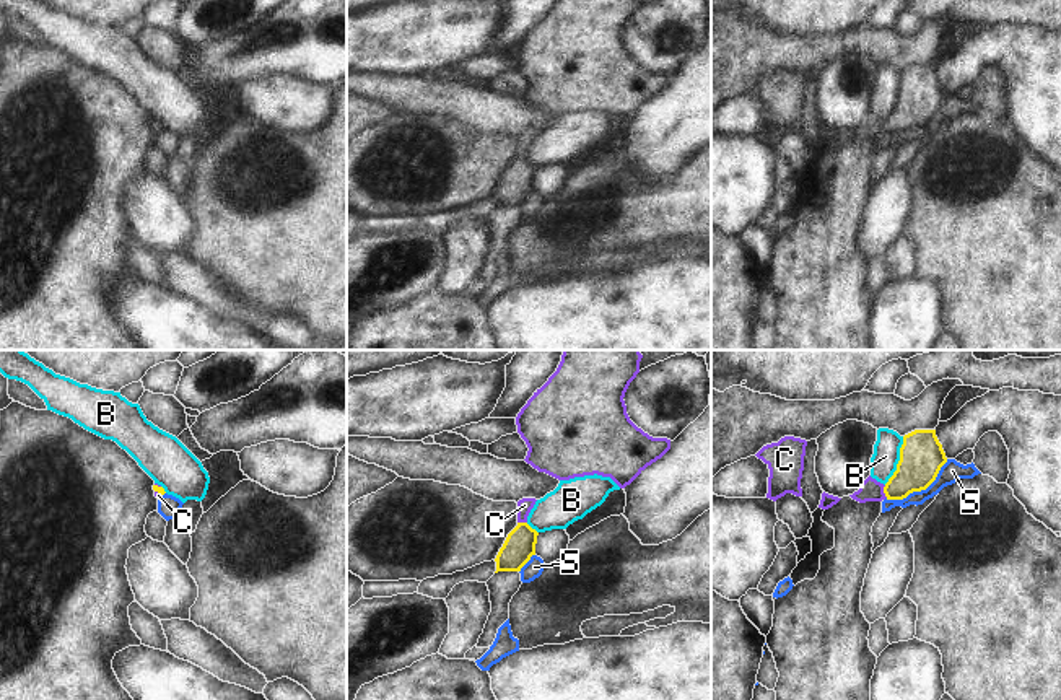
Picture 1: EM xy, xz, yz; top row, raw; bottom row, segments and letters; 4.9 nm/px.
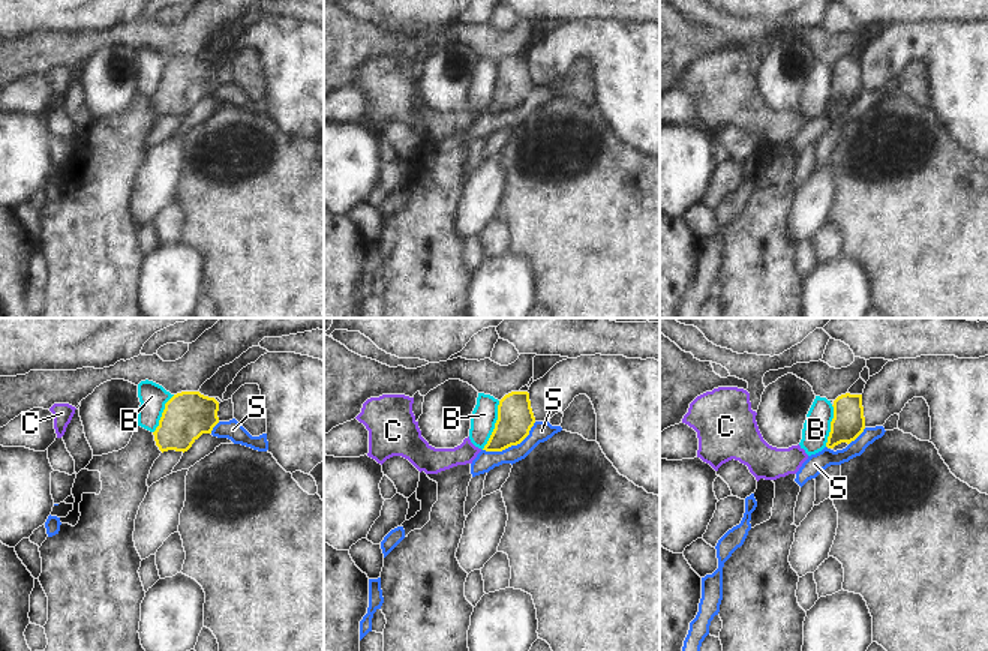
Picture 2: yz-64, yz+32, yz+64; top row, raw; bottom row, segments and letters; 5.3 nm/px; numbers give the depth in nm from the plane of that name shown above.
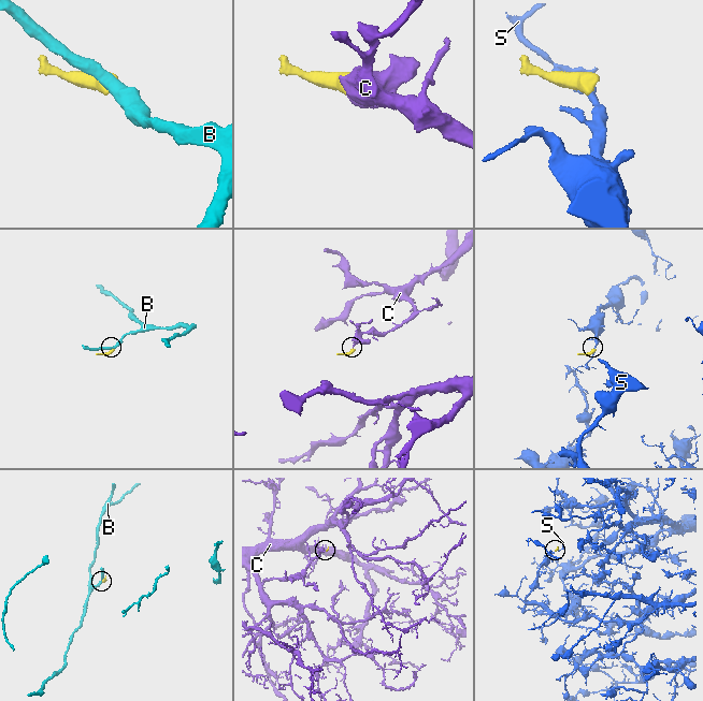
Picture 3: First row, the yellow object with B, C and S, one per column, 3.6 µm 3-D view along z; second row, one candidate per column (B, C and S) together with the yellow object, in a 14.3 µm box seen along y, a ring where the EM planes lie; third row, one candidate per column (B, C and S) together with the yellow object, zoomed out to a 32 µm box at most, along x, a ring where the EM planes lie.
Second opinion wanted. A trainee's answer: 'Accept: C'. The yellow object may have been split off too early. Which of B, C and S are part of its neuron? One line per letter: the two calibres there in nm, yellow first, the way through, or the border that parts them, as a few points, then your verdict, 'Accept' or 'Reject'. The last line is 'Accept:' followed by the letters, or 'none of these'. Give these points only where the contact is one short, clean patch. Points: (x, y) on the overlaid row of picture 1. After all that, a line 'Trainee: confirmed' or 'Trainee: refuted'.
B: Thickness 220 nm (yellow) against 130 nm. Boundary: yz (903, 437), (897, 469), (884, 484). Reject
C: Thickness 220 nm (yellow) against 110 nm. Path across: yz (921, 458), (884, 492), (871, 490). Accept
S: Thickness 220 nm (yellow) against 110 nm. Boundary: yz (947, 459), (925, 489), (913, 490), (902, 498), (886, 498). Reject
Accept: C.
Trainee: confirmed

